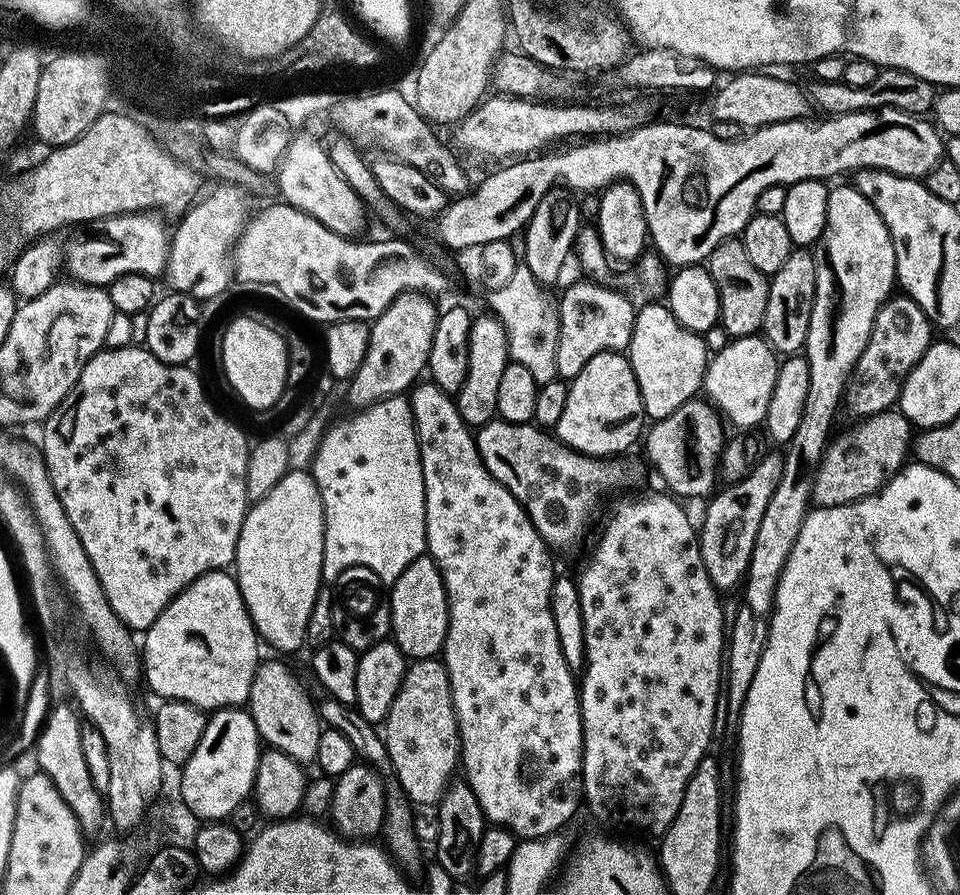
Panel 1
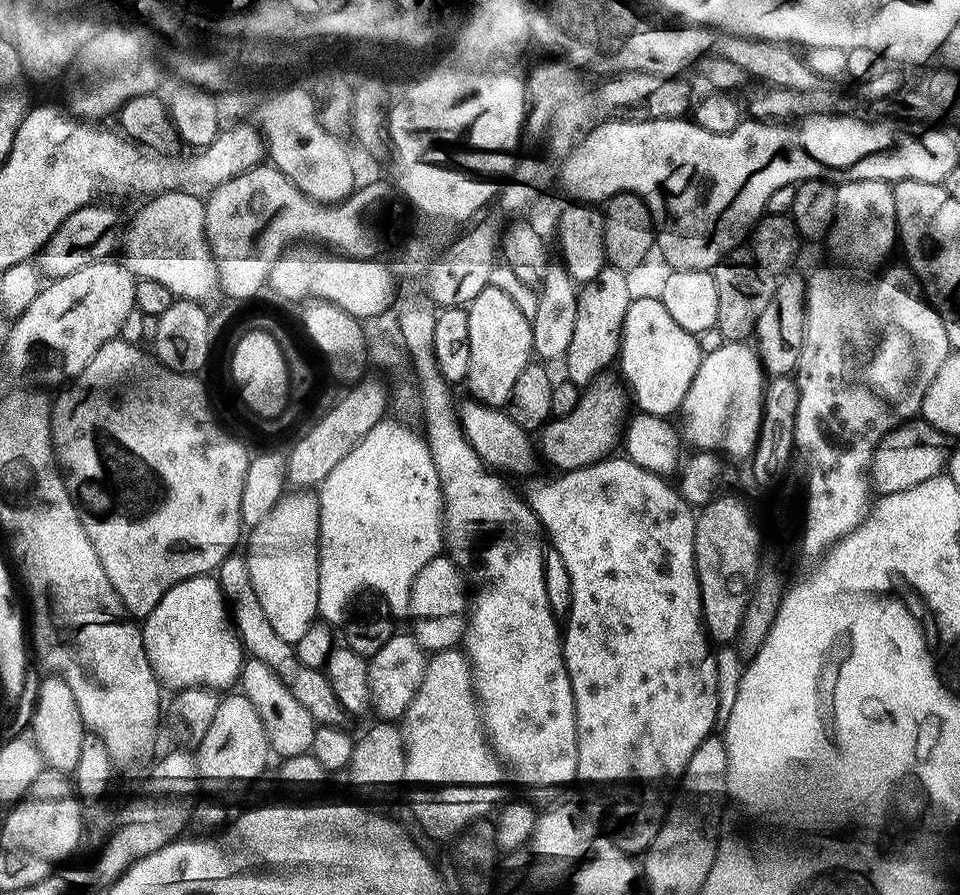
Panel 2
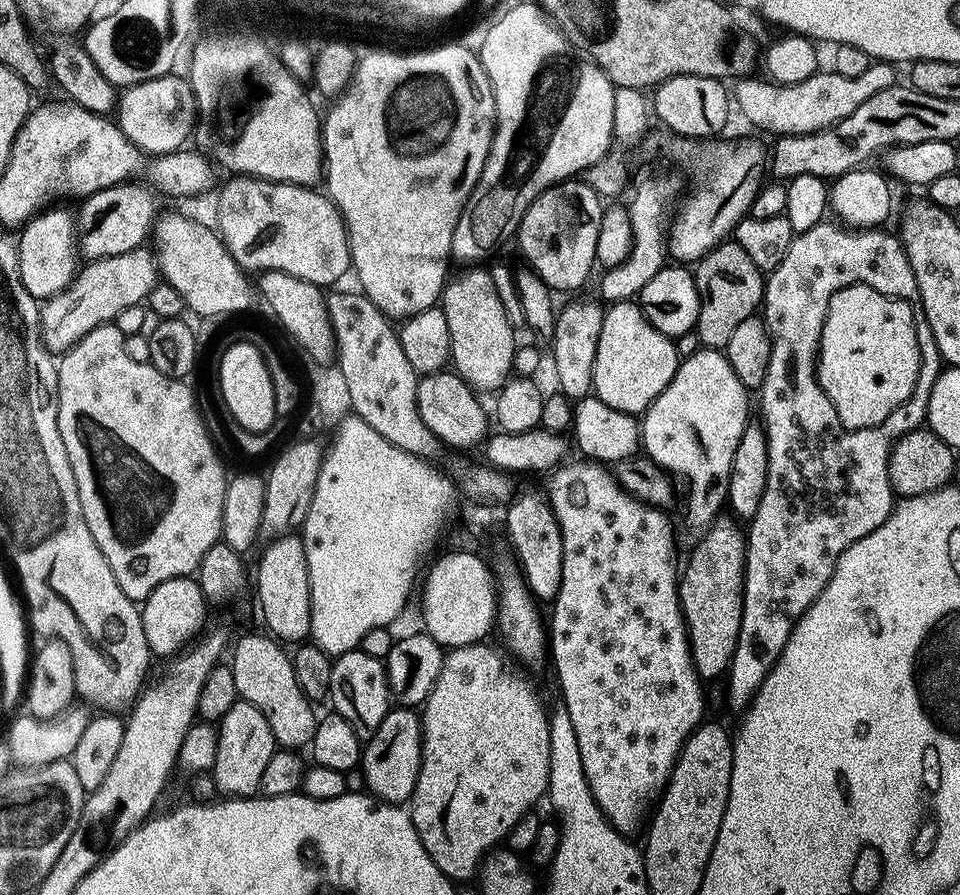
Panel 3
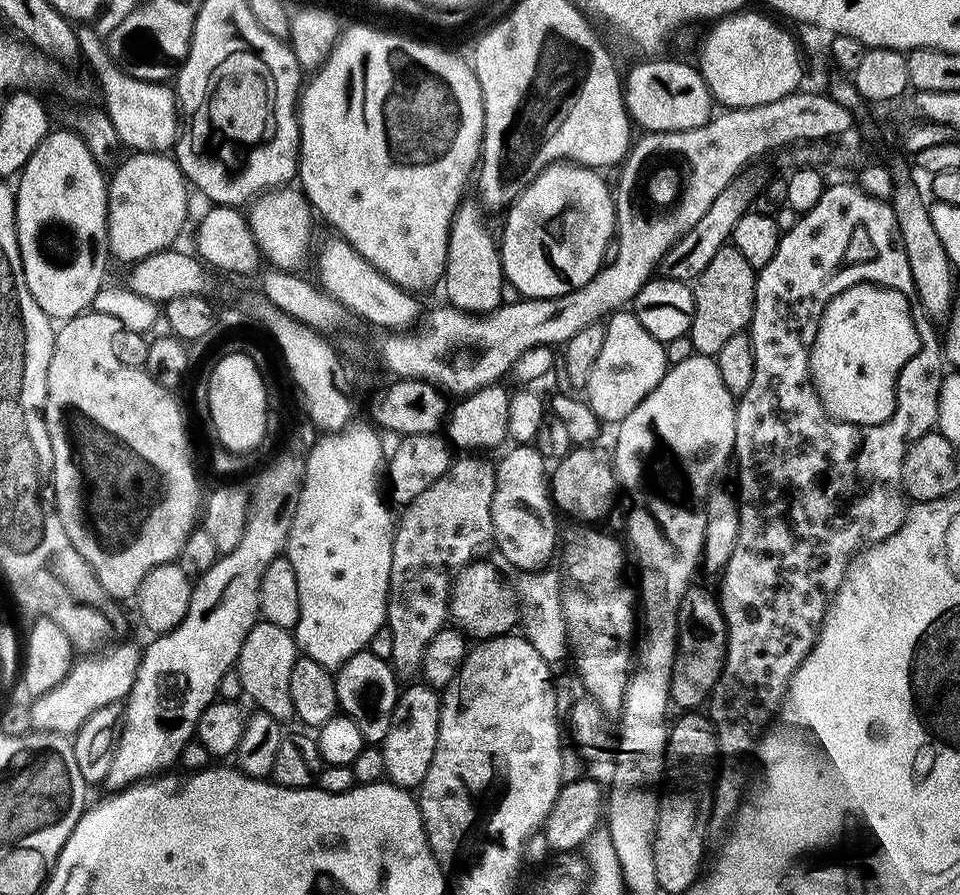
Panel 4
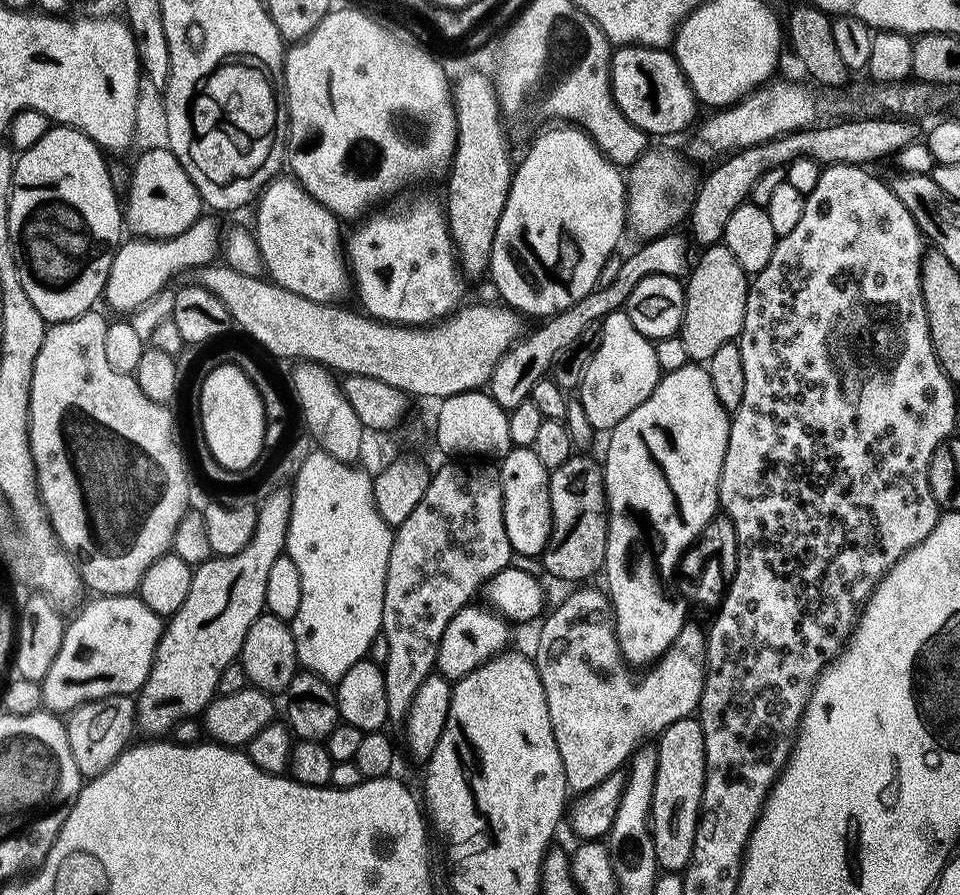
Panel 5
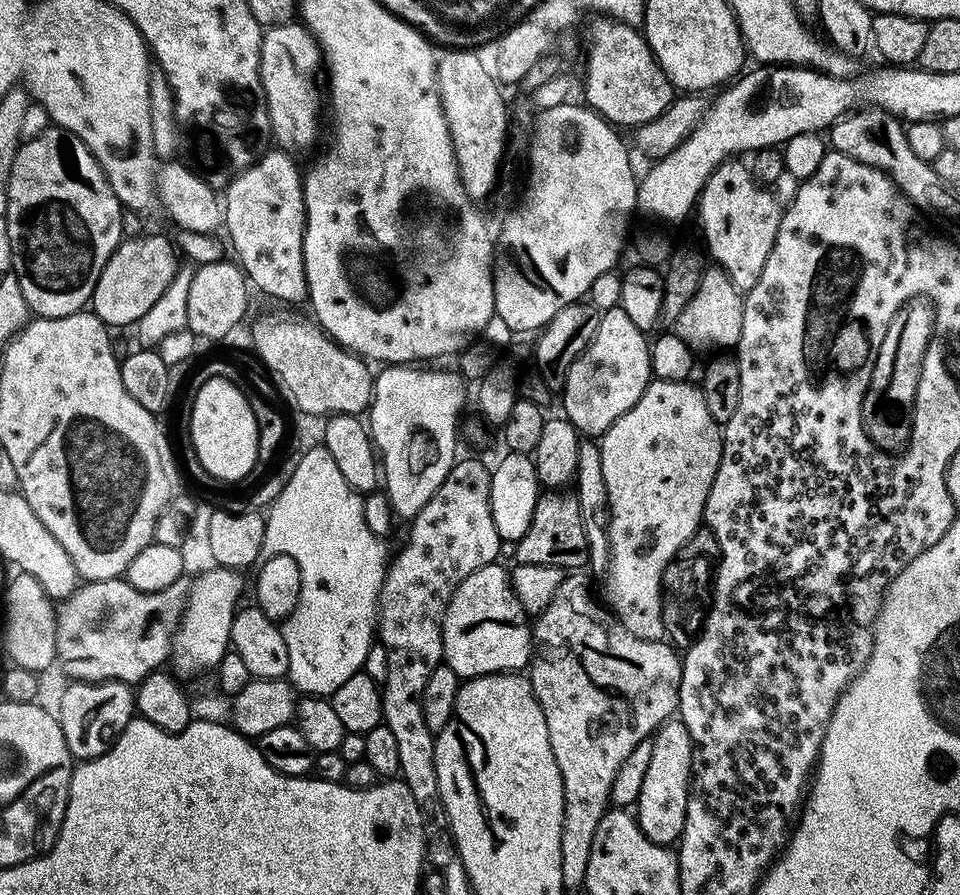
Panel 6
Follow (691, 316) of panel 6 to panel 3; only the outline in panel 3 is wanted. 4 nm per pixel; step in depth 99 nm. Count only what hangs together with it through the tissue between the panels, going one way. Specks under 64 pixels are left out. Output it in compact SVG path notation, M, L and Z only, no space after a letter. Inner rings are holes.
M735 242L719 243L699 260L694 268L694 292L698 297L694 331L700 335L703 347L727 349L734 330L757 315L764 298L764 282L758 266L750 262L746 250Z

